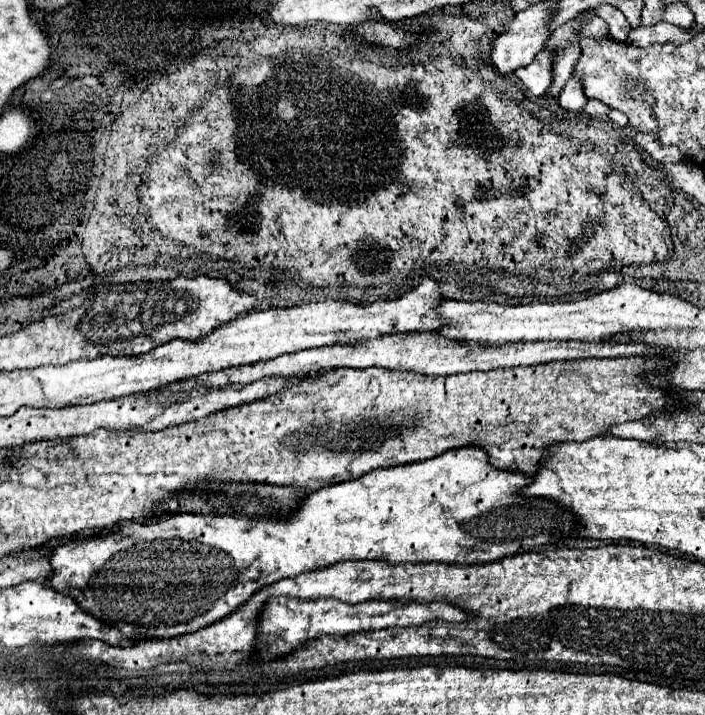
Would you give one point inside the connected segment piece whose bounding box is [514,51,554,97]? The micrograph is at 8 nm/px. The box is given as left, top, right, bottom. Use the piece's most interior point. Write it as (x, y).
(537, 77)

